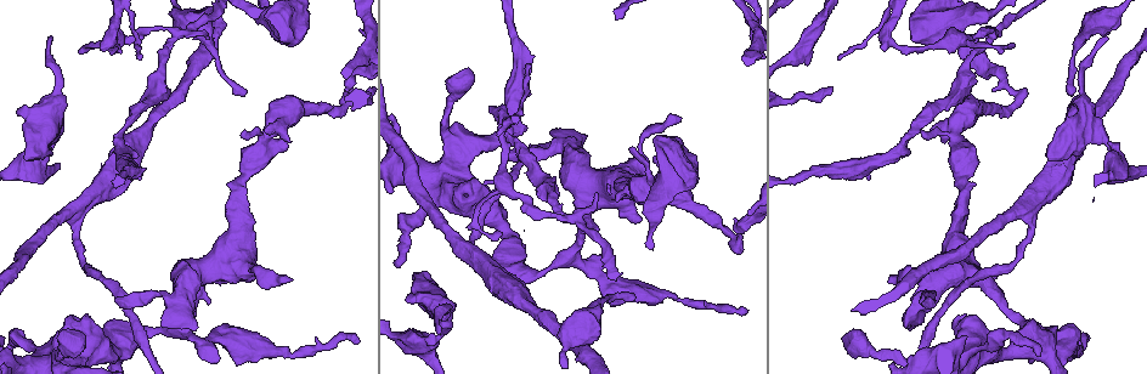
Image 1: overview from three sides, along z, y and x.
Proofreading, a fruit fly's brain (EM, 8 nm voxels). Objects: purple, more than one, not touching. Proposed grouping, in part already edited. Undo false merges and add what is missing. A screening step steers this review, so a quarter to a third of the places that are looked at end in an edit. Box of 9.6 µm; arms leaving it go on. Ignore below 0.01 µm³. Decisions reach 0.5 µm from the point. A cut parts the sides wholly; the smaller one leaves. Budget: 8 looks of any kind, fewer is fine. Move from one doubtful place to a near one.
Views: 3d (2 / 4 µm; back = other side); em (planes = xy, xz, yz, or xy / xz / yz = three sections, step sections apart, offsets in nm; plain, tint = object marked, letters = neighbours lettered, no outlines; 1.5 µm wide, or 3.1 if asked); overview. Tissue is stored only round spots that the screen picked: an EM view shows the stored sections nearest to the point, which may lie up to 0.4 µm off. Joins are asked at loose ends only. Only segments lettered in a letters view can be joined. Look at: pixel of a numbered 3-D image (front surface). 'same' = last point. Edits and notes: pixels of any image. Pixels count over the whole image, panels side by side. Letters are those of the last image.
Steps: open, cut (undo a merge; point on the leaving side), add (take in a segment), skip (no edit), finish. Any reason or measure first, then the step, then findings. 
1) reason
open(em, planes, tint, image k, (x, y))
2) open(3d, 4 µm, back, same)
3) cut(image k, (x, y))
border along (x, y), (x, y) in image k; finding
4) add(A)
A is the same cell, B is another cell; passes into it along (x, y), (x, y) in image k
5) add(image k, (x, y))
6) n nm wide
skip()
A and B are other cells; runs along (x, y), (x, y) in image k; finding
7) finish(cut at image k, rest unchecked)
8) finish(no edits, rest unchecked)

branch stops here
open(3d, 2 µm, image 1, (52, 38))

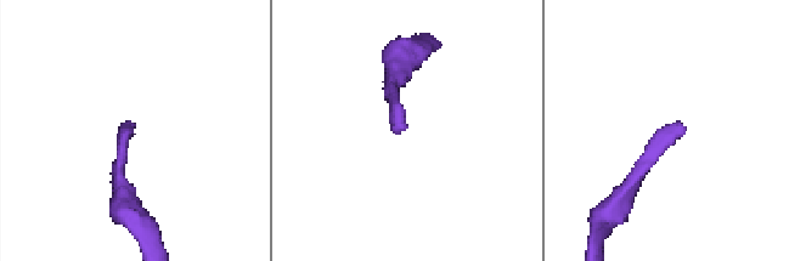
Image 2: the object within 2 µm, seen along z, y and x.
need the tissue
open(em, xz, step 8, letters, image 2, (681, 126))

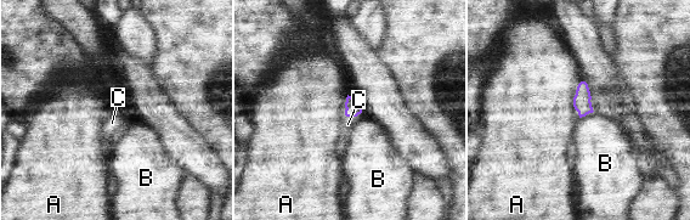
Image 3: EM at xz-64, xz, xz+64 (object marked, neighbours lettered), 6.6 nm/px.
another direction
open(em, planes, letters, same)

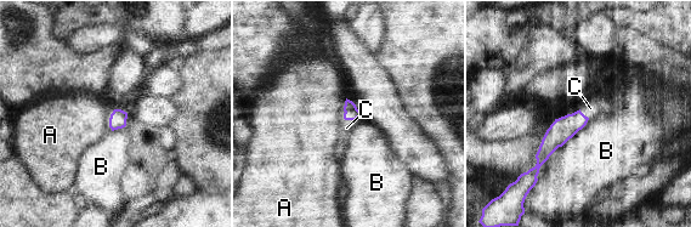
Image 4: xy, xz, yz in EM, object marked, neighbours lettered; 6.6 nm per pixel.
B touches over 260 nm
add(C)
C is the same cell, A and B are other cells; passes into it along (561, 130), (583, 114), (590, 108) in image 4; it goes on there

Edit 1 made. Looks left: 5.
sharp bend
open(3d, 4 µm, back, image 1, (736, 243))

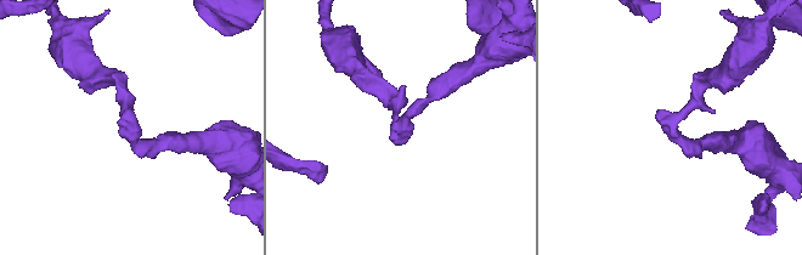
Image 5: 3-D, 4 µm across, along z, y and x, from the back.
arms of 200, 280 nm; shape alone is not enough
open(em, planes, tint, image 5, (675, 132))

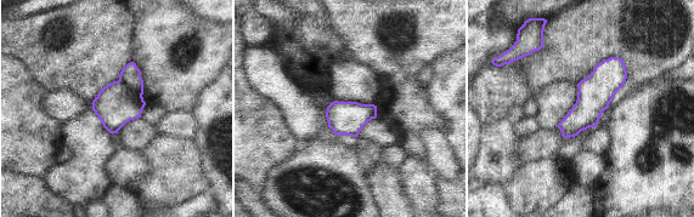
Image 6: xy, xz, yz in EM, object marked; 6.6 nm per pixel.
what lies round it
open(em, planes, letters, same)

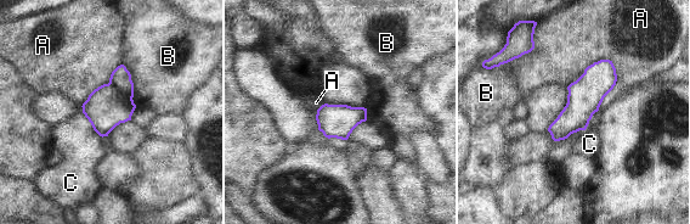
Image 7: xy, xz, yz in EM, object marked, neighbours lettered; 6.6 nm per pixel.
220 nm wide
cut(image 7, (120, 79))
A, B and C are other cells; border along (108, 83), (131, 99) in image 7; a second cell is stuck on

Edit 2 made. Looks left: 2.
finish(add at image 4, cut at image 7, rest unchecked)

